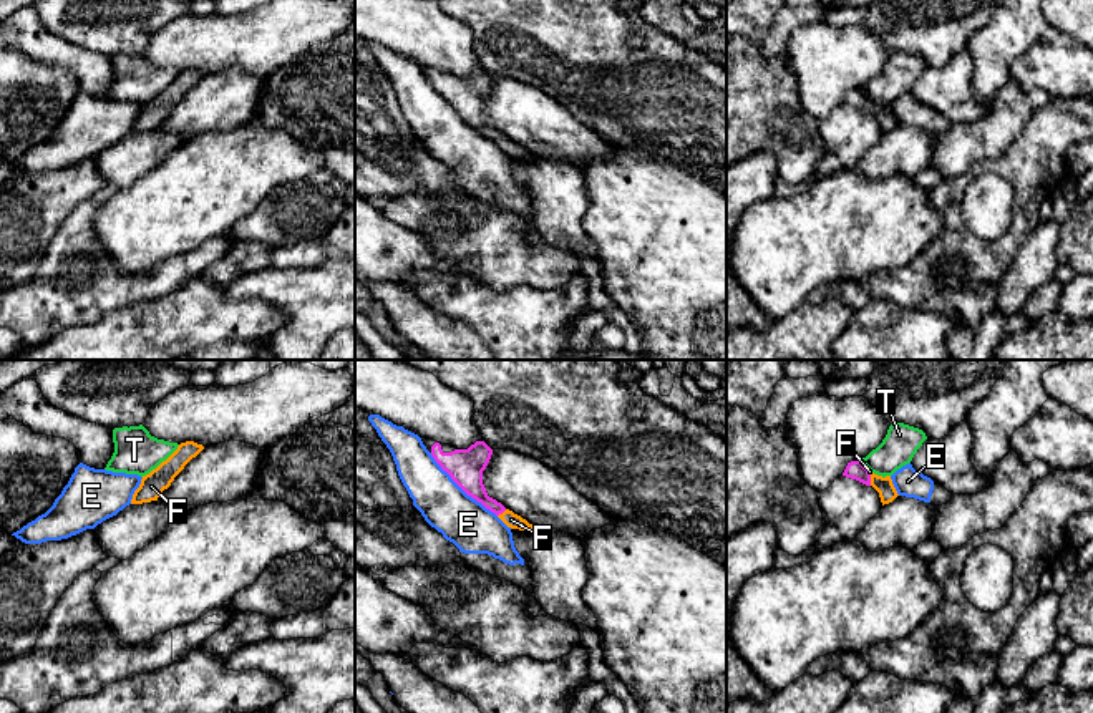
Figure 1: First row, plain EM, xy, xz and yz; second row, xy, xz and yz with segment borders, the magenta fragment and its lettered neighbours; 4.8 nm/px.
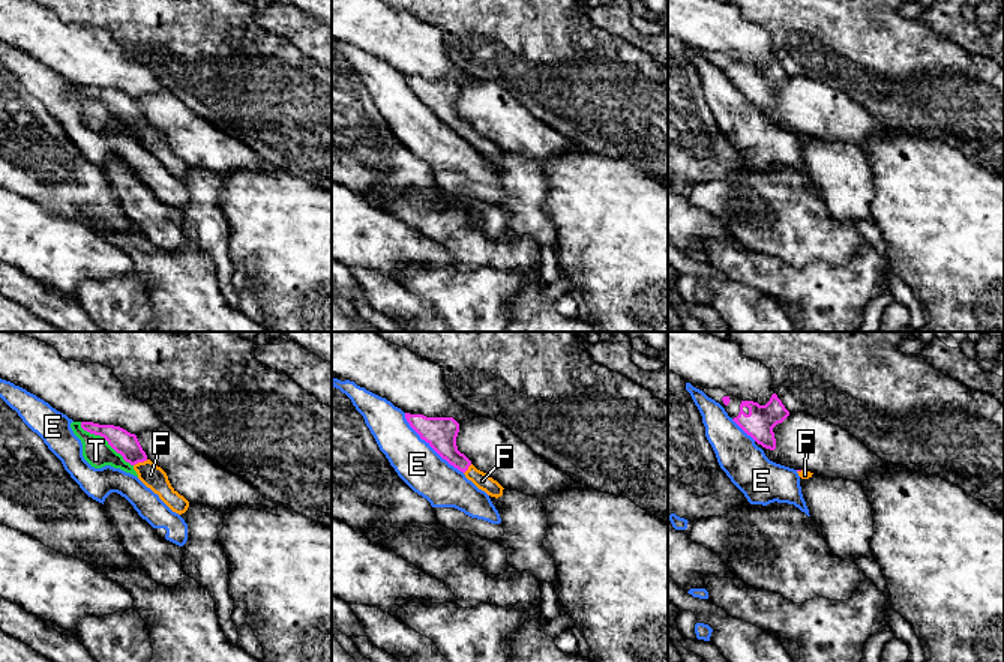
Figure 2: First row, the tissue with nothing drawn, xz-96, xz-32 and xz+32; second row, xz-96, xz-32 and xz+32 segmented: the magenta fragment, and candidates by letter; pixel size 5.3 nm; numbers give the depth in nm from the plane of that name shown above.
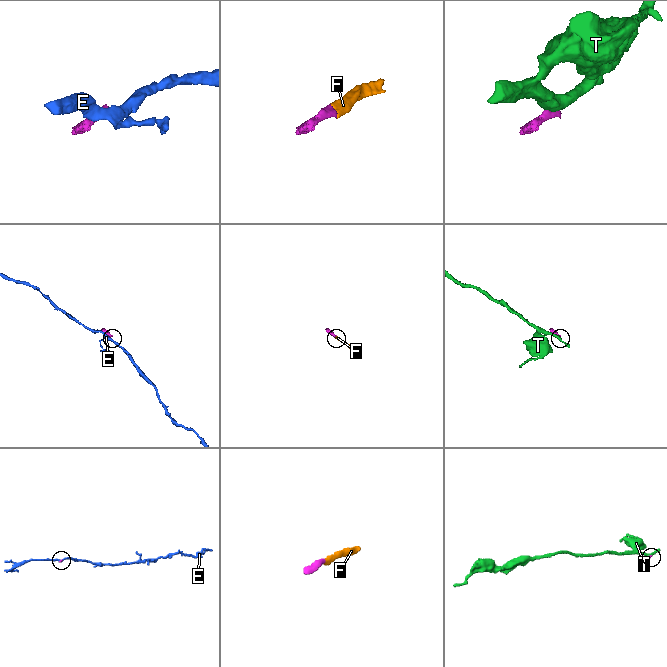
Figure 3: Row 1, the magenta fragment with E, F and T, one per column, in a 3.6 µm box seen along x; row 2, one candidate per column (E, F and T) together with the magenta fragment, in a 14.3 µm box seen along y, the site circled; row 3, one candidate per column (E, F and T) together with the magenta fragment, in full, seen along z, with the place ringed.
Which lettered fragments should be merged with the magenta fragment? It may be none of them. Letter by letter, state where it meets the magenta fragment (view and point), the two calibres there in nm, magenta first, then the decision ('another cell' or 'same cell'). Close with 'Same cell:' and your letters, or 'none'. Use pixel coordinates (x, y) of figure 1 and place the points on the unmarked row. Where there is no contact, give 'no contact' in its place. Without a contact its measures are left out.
E: xz (461, 116) | 170/240 nm | another cell
F: yz (869, 106) | 90/90 nm | same cell
T: yz (863, 93) | 90/170 nm | another cell
Same cell: F

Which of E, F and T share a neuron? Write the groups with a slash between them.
E / F / T

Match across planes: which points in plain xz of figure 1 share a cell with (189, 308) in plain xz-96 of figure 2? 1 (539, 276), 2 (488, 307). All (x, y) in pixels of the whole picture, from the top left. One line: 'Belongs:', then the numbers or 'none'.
Belongs: 1

